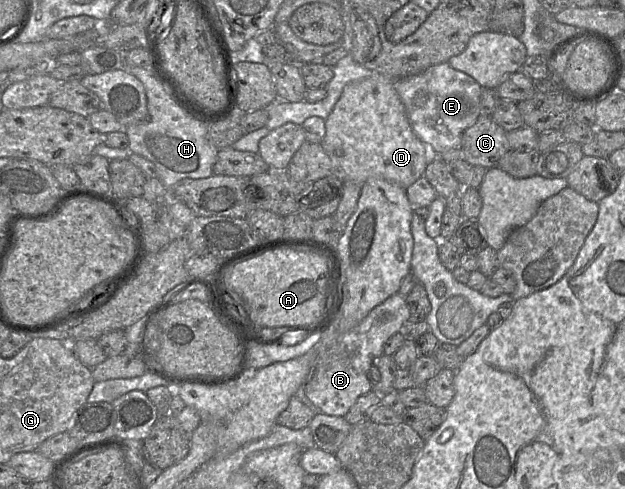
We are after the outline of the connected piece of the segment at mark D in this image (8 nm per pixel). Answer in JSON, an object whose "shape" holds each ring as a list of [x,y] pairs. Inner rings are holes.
{"shape":[[[373,74],[345,85],[325,123],[326,133],[321,143],[324,150],[338,167],[341,178],[360,186],[370,178],[381,178],[407,189],[425,175],[429,162],[439,156],[432,154],[428,146],[415,134],[405,107],[393,87],[393,79],[380,74]]]}

